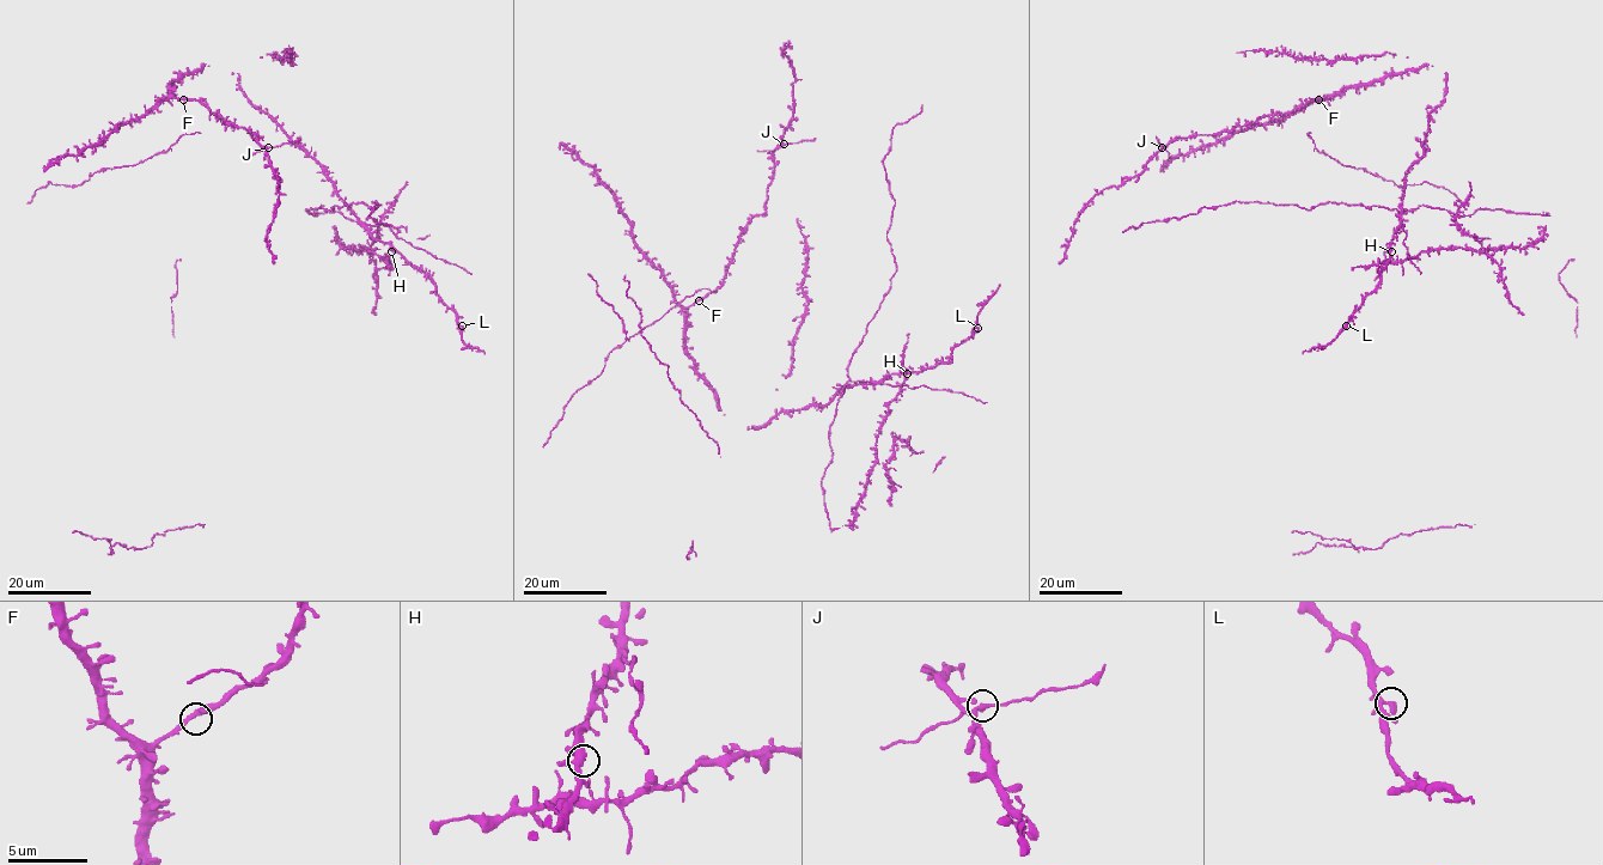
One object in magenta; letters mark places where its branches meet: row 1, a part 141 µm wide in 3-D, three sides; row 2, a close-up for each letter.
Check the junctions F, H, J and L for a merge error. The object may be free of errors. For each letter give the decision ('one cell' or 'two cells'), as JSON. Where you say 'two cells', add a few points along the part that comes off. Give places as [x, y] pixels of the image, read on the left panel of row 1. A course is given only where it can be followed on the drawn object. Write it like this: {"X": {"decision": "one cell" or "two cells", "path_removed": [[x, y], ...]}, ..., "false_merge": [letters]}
{"F": {"decision": "one cell"}, "H": {"decision": "one cell"}, "J": {"decision": "two cells", "path_removed": [[267, 147], [293, 142], [300, 136]]}, "L": {"decision": "one cell"}, "false_merge": ["J"]}

